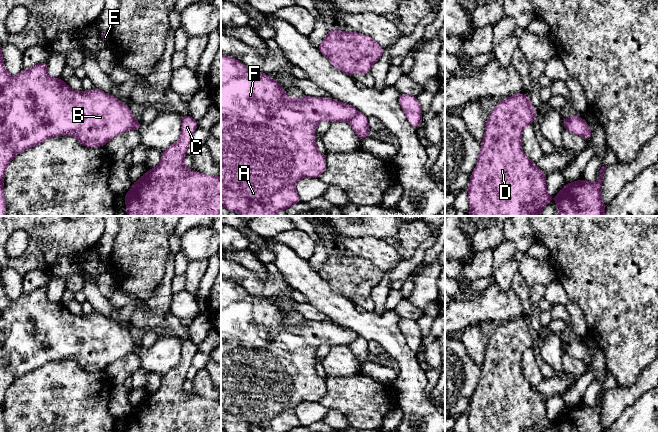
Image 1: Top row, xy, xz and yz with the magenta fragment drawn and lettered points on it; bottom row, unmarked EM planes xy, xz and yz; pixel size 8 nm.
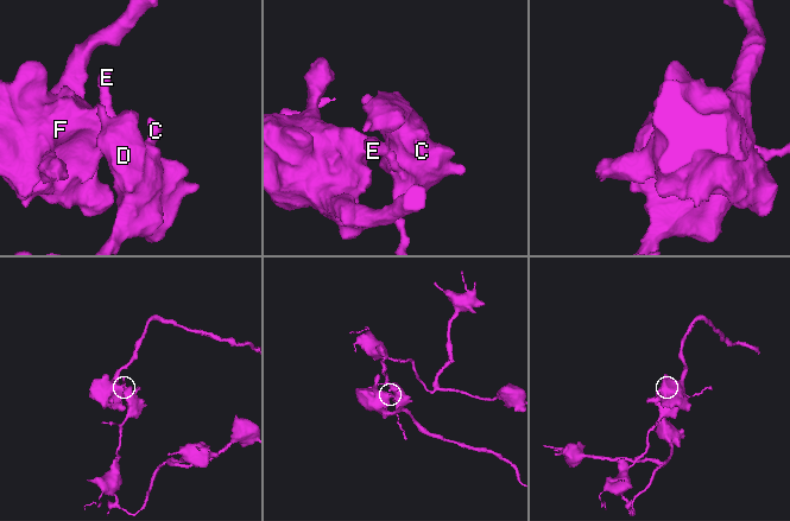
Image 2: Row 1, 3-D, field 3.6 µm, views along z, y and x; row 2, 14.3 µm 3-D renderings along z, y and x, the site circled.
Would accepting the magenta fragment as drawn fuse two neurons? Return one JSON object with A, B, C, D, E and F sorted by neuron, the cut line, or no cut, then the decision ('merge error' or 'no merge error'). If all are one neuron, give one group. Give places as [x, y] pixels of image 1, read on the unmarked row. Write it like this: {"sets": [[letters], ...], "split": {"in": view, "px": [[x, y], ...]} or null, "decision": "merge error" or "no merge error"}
{"sets": [["A", "B", "E", "F"], ["C", "D"]], "split": {"in": "xz", "px": [[357, 336], [348, 345]]}, "decision": "merge error"}

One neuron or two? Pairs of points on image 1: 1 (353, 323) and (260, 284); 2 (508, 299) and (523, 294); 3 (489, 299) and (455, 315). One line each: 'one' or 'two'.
1: two
2: two
3: one

